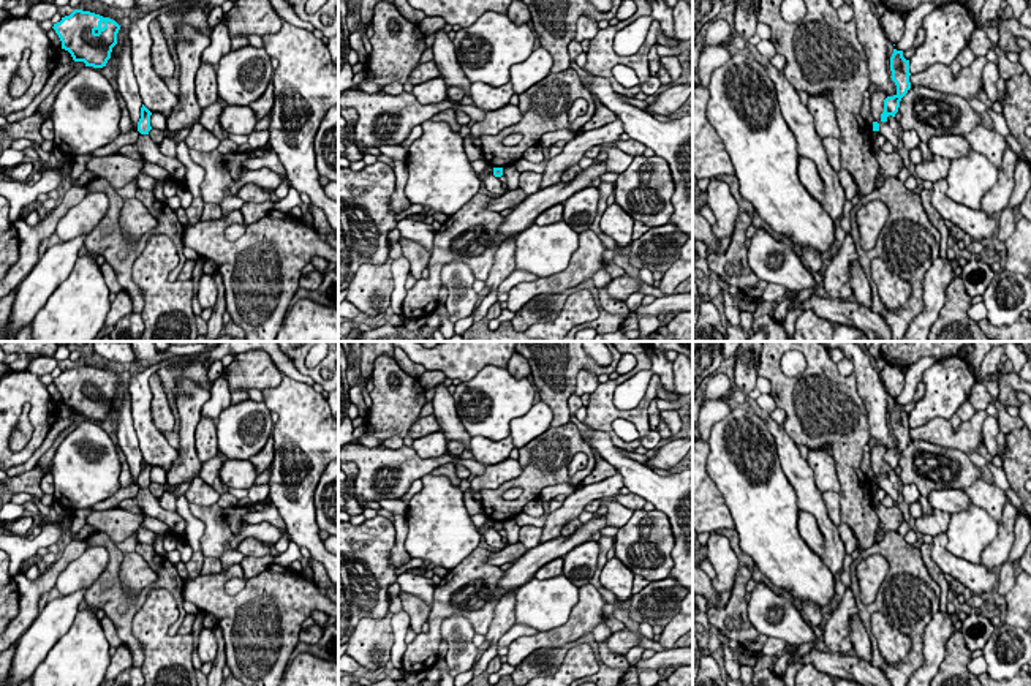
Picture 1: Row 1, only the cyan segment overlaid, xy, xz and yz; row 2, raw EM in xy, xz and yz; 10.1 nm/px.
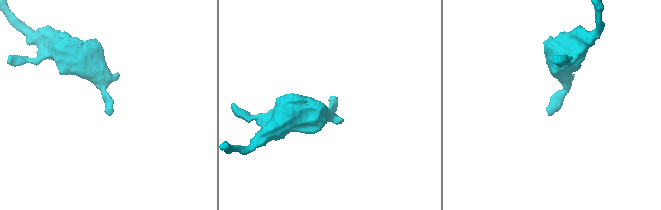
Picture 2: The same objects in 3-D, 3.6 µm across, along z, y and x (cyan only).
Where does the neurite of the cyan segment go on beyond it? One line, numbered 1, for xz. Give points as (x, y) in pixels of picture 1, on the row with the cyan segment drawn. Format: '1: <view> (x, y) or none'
1: none

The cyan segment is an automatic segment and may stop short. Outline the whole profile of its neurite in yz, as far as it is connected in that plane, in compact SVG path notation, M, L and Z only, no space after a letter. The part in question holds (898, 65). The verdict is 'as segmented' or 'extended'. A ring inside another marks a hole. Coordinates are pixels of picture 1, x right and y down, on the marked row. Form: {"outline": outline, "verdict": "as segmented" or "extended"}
{"outline": "M893 49L893 54L890 57L890 71L892 71L890 77L897 85L897 93L884 100L884 112L881 114L881 122L887 122L889 115L895 117L895 114L898 112L901 98L911 89L909 60L903 57L903 51Z", "verdict": "as segmented"}

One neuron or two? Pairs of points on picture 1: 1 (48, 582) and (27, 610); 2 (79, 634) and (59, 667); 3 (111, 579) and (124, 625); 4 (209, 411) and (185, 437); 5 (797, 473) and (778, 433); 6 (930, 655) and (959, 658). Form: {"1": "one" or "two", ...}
{"1": "one", "2": "one", "3": "one", "4": "two", "5": "one", "6": "two"}

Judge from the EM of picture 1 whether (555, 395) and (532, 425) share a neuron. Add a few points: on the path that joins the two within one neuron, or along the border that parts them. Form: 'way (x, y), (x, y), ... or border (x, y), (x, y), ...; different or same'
border (541, 399), (552, 413), (551, 425); different

